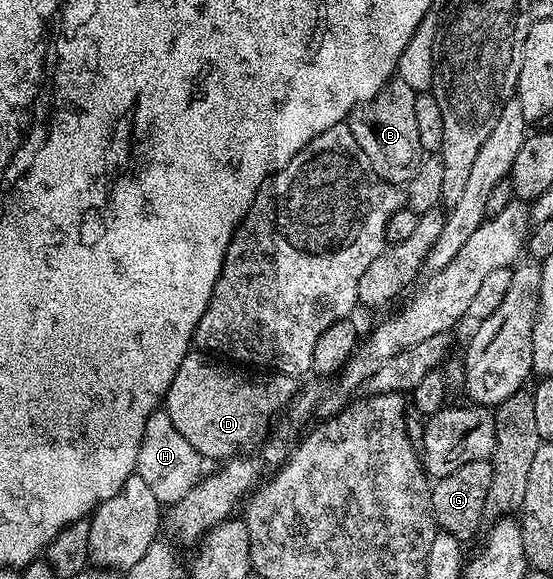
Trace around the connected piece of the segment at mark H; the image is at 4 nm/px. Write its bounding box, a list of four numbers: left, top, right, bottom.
[135,410,205,506]

